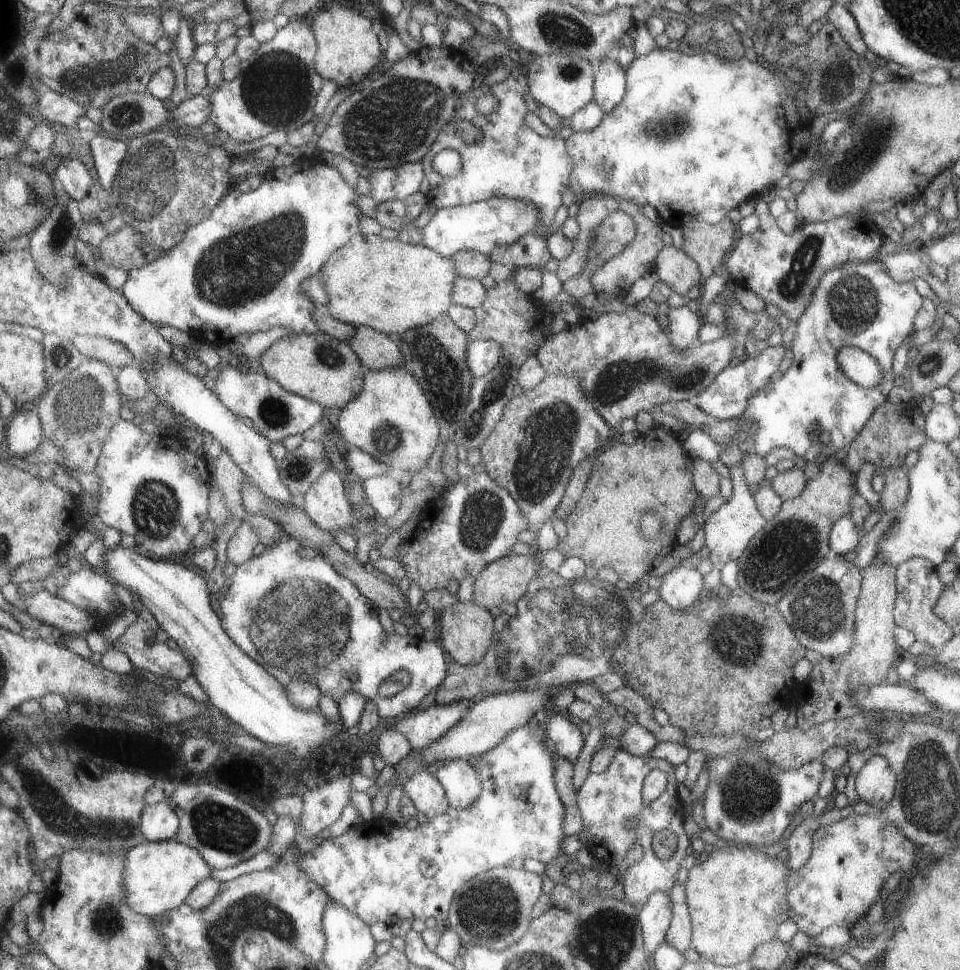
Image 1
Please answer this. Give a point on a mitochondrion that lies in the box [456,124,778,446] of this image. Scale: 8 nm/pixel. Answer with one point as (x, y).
(617, 381)

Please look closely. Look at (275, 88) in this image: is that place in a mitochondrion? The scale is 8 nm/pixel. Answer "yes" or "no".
yes

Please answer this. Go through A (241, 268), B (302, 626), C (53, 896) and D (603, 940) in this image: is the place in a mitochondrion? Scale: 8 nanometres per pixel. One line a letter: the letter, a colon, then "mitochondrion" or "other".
A: mitochondrion
B: mitochondrion
C: other
D: mitochondrion

